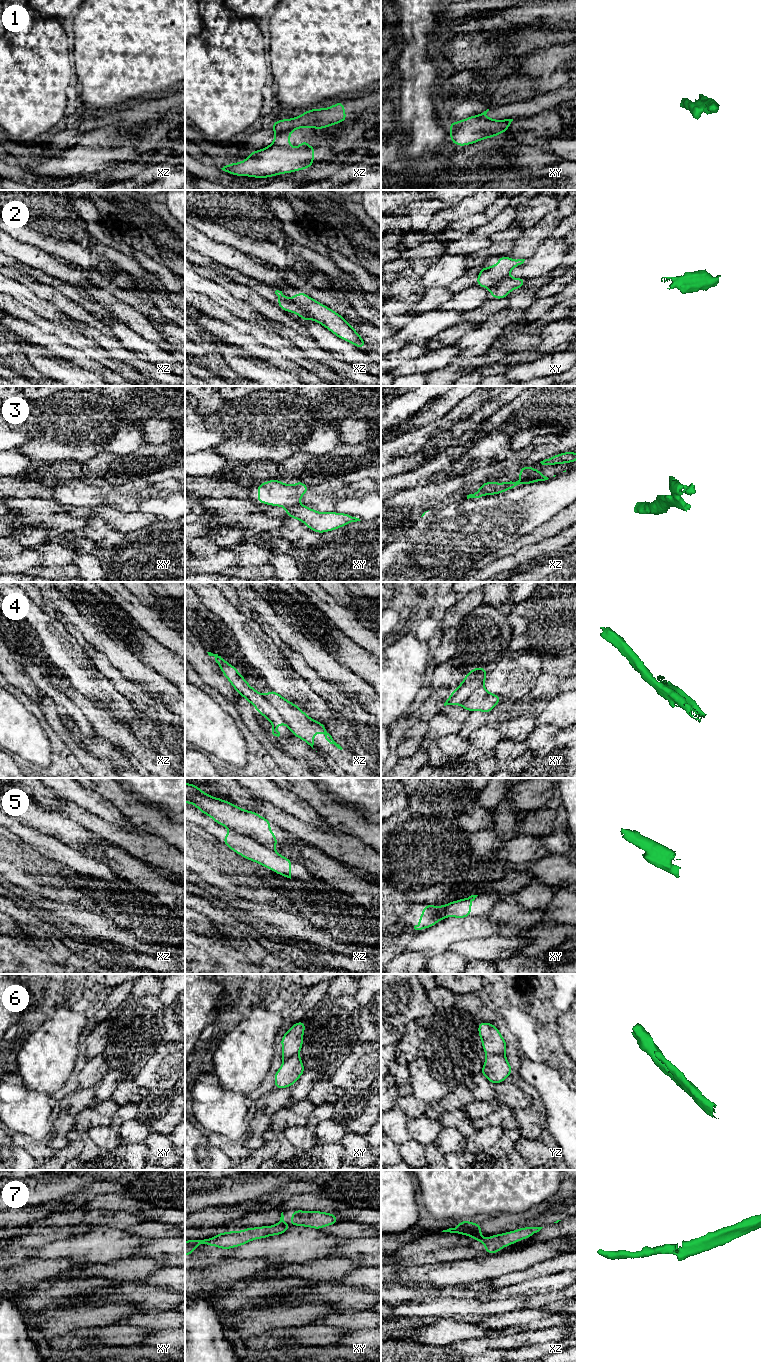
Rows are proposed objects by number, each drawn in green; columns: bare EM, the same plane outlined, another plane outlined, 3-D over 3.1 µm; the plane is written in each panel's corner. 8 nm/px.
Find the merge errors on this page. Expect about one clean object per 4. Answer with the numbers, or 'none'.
1, 2, 3, 4, 5, 6, 7

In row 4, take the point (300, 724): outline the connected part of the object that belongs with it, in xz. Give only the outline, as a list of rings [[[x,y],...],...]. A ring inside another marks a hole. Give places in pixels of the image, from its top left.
[[[272,689],[264,697],[278,710],[291,733],[305,741],[312,748],[315,734],[322,732],[330,744],[334,744],[340,750],[343,749],[333,740],[322,722],[317,722],[310,718],[298,705],[286,700]]]

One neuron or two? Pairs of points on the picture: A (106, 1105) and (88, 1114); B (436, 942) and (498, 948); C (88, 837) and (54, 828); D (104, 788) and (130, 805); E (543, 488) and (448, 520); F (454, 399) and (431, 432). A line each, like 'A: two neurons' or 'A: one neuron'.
A: two neurons
B: two neurons
C: one neuron
D: one neuron
E: one neuron
F: two neurons

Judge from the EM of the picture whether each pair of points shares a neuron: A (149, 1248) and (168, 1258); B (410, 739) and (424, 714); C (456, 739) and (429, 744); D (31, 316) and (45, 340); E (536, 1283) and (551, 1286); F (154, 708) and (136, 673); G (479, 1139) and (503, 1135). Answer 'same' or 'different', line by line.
A: same
B: different
C: same
D: same
E: same
F: different
G: same

